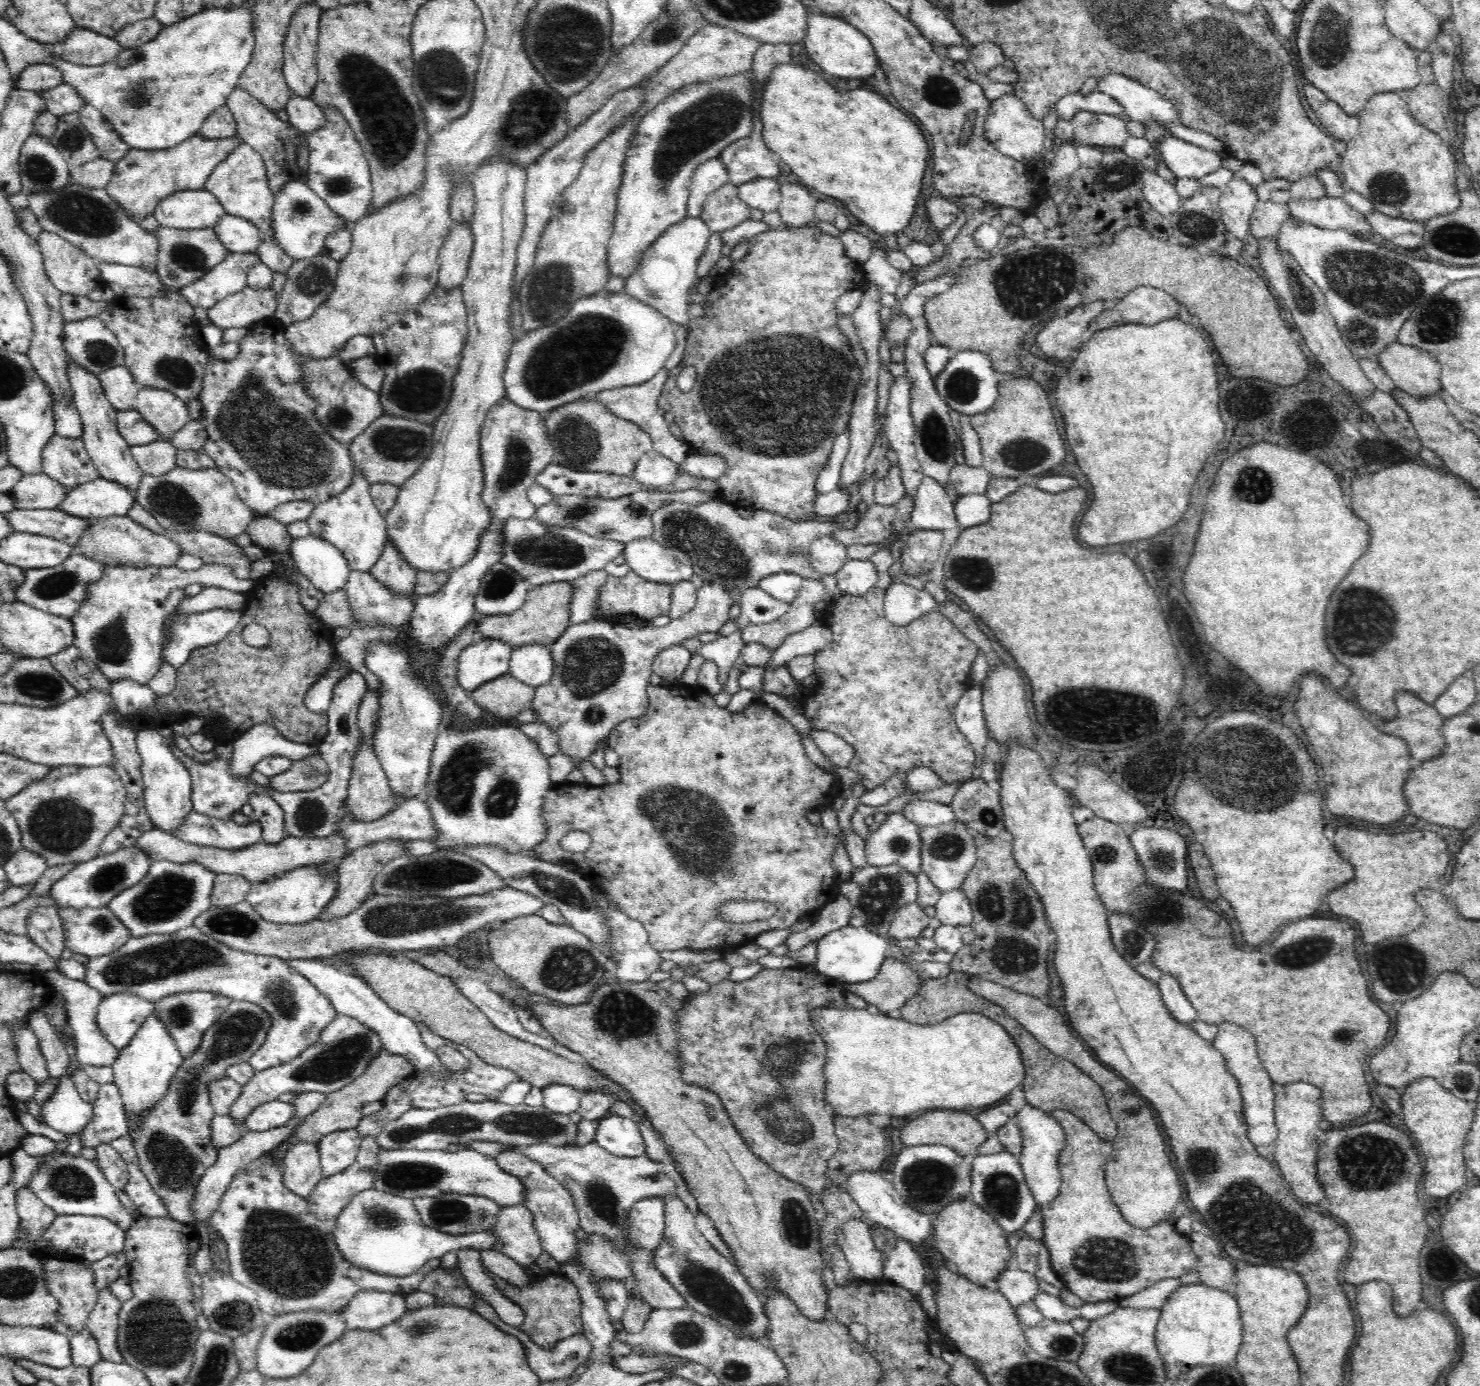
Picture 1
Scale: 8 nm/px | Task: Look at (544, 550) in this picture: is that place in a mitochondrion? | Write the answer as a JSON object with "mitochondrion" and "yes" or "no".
{"mitochondrion":"yes"}

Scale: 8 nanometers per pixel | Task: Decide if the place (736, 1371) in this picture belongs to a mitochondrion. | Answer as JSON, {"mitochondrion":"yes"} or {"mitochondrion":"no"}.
{"mitochondrion":"yes"}

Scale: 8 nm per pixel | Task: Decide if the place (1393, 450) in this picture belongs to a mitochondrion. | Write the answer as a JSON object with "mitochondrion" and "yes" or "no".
{"mitochondrion":"no"}

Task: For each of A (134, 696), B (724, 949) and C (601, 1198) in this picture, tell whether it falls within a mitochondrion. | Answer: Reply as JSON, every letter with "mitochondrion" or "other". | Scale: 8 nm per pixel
{"A":"other","B":"other","C":"mitochondrion"}

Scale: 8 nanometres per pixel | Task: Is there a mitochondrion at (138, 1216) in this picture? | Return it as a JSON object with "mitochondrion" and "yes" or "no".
{"mitochondrion":"no"}

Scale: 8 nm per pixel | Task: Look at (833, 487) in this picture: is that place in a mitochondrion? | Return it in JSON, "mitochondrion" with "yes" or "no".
{"mitochondrion":"no"}

